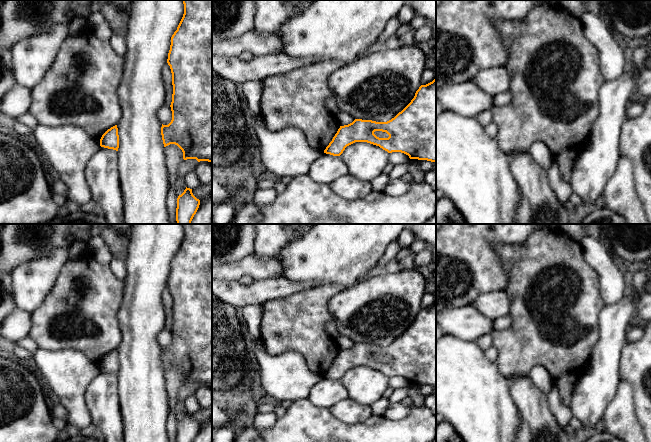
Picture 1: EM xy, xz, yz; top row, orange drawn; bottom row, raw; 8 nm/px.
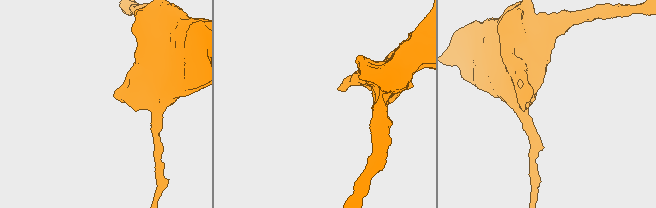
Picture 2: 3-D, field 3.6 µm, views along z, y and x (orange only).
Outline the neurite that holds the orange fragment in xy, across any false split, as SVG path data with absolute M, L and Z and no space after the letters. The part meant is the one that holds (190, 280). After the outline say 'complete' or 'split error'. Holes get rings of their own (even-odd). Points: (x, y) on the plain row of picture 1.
M182 224L184 238L171 261L167 287L172 297L172 344L161 351L164 371L175 368L183 376L183 383L212 387L212 224Z; complete

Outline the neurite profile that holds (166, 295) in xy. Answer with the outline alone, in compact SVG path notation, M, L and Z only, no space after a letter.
M166 288L162 293L162 303L166 315L165 328L170 330L172 326L173 309L172 309L172 297L170 290Z

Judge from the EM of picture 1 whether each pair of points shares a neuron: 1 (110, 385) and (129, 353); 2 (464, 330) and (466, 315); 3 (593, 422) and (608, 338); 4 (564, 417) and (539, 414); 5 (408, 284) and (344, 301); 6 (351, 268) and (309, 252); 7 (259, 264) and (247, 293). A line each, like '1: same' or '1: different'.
1: different
2: same
3: same
4: different
5: same
6: same
7: different

